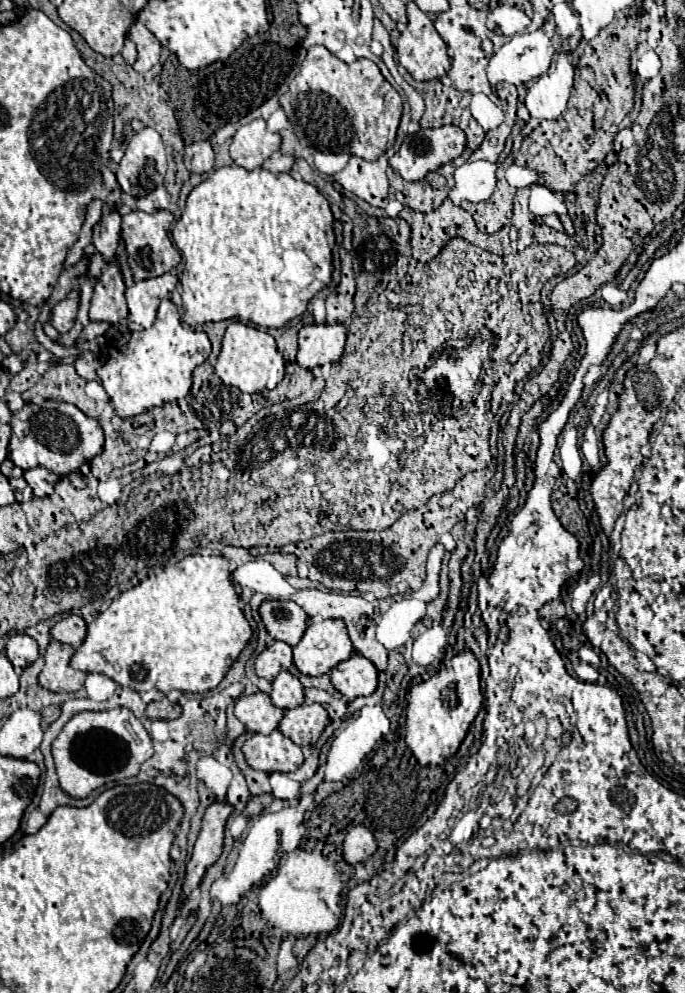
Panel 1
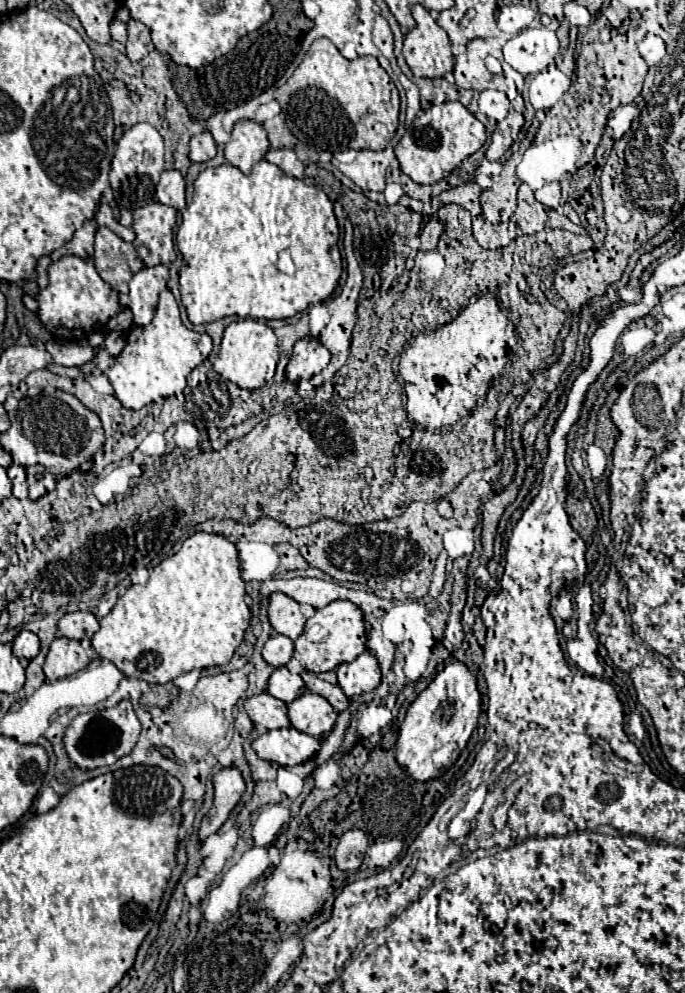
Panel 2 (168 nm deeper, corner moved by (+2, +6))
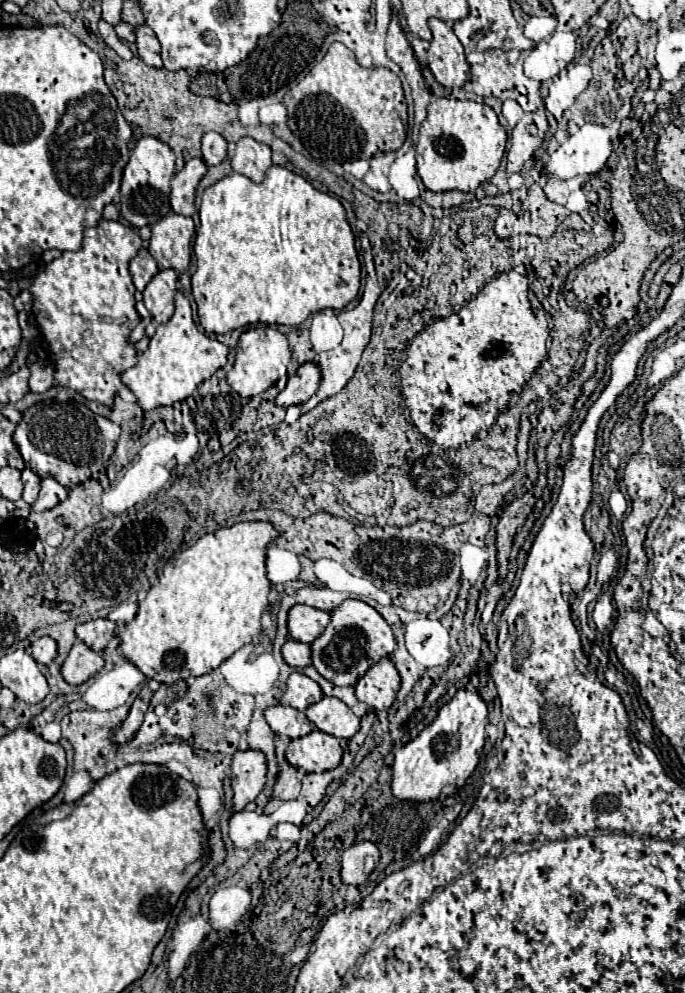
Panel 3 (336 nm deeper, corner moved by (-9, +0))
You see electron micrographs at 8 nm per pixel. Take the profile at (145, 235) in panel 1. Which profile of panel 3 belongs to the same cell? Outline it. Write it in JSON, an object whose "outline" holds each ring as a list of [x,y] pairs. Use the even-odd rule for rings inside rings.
{"outline":[[[170,213],[152,225],[150,255],[156,259],[158,269],[176,269],[184,273],[190,265],[190,243],[194,235],[194,221],[190,217]]]}

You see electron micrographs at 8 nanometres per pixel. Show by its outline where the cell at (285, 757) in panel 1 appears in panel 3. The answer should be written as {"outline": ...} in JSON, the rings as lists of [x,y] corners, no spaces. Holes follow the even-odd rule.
{"outline":[[[314,729],[308,735],[290,741],[286,761],[292,767],[300,767],[308,773],[324,773],[340,765],[342,743],[336,737]]]}

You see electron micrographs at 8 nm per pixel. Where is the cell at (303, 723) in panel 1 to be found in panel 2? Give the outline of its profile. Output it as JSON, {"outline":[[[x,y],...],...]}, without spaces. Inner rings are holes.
{"outline":[[[305,693],[289,703],[289,719],[295,729],[321,739],[335,727],[337,711],[325,697],[317,693]]]}

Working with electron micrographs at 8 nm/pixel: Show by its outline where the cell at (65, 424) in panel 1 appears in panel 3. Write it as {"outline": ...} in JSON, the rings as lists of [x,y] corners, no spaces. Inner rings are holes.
{"outline":[[[42,401],[22,413],[22,421],[12,439],[28,469],[40,477],[54,477],[60,485],[70,489],[104,469],[104,463],[120,439],[120,427],[76,401]]]}

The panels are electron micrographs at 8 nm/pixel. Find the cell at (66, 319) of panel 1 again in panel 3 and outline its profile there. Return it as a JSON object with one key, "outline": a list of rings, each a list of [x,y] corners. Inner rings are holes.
{"outline":[[[102,219],[98,227],[84,231],[82,249],[78,251],[64,251],[60,259],[50,261],[44,271],[40,271],[30,287],[34,295],[32,313],[34,319],[44,335],[44,339],[50,343],[50,353],[56,359],[54,365],[54,377],[58,385],[70,387],[84,395],[86,399],[94,399],[102,405],[110,405],[118,389],[122,387],[120,373],[136,365],[136,351],[128,343],[130,331],[140,323],[140,315],[134,307],[134,283],[128,271],[130,259],[140,251],[142,239],[140,231],[132,225],[120,223],[120,221],[106,221]],[[118,317],[126,317],[126,323],[112,323]]]}

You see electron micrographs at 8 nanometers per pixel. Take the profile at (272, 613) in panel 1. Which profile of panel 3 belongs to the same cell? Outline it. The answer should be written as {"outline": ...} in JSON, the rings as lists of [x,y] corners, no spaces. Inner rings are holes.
{"outline":[[[294,605],[288,613],[288,633],[294,641],[312,643],[328,625],[330,615],[308,605]]]}

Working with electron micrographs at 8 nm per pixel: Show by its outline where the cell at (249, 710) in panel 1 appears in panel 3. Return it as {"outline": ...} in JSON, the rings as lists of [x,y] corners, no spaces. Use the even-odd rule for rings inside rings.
{"outline":[[[282,703],[268,707],[264,711],[264,717],[266,717],[270,729],[280,737],[296,739],[296,737],[304,737],[306,733],[310,733],[314,729],[302,711],[282,705]]]}

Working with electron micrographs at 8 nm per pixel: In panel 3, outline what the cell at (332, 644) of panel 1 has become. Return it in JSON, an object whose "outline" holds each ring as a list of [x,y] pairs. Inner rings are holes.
{"outline":[[[346,599],[330,613],[330,623],[320,637],[312,641],[312,665],[316,671],[334,685],[354,685],[374,663],[388,657],[396,649],[390,625],[382,615],[364,601]]]}

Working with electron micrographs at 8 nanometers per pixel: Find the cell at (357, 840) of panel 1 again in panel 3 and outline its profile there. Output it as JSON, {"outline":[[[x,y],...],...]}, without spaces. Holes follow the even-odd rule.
{"outline":[[[362,841],[352,845],[342,855],[342,881],[346,885],[362,885],[370,877],[378,861],[380,851],[374,843]]]}

